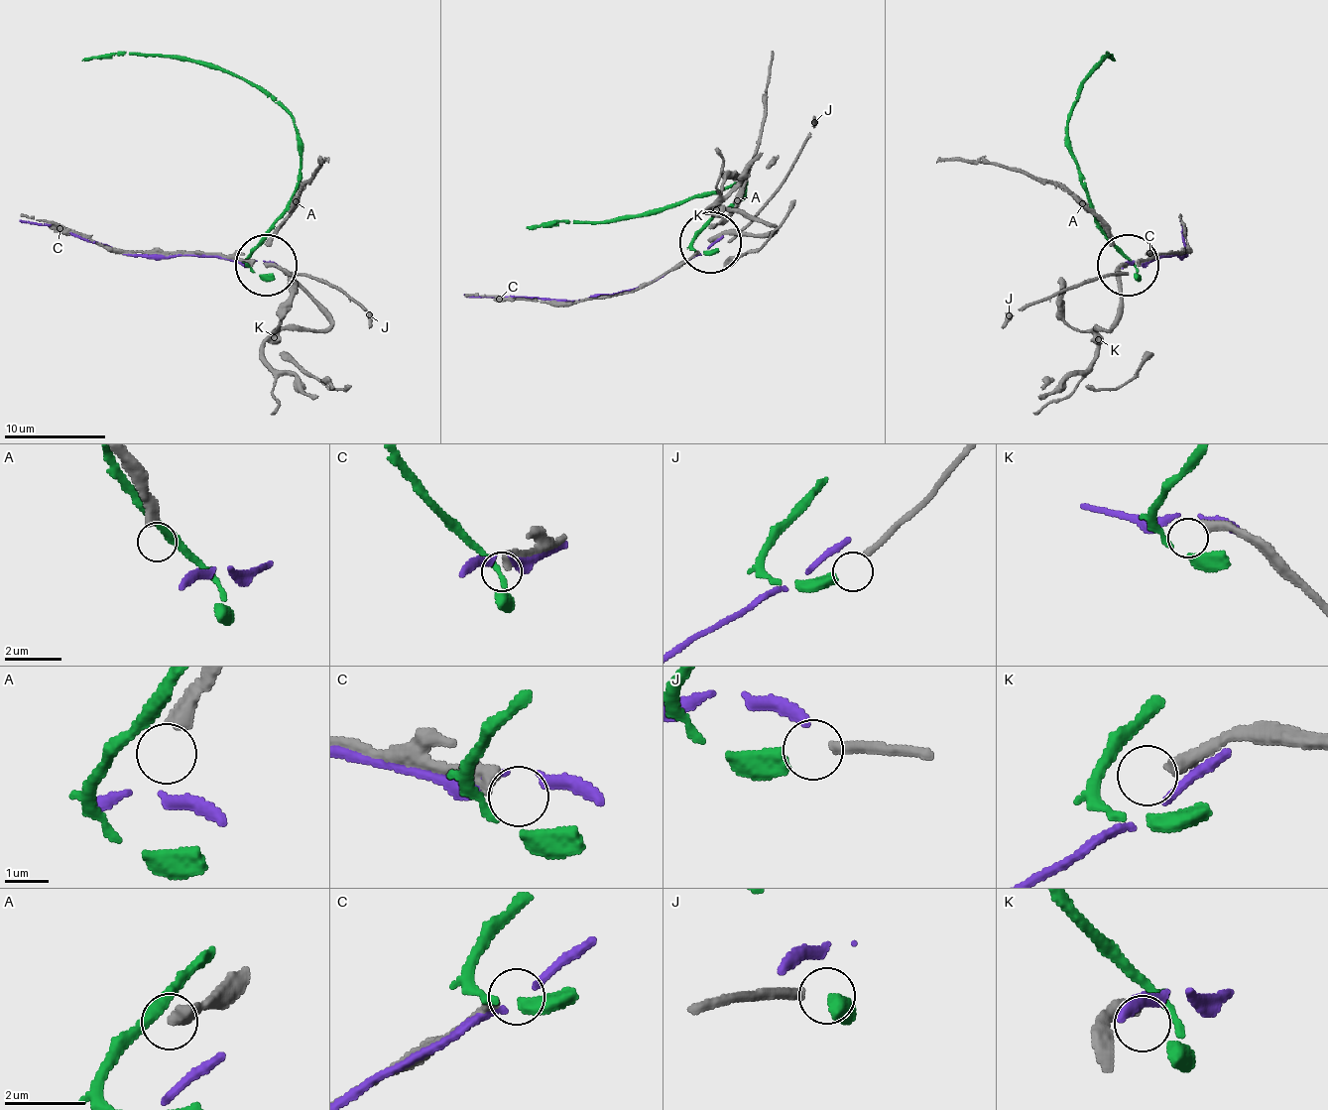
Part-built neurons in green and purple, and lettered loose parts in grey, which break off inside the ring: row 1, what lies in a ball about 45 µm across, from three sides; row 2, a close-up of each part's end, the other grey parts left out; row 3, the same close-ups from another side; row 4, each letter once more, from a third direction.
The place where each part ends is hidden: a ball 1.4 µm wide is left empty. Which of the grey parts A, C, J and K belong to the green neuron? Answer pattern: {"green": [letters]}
{"green": ["J"]}

